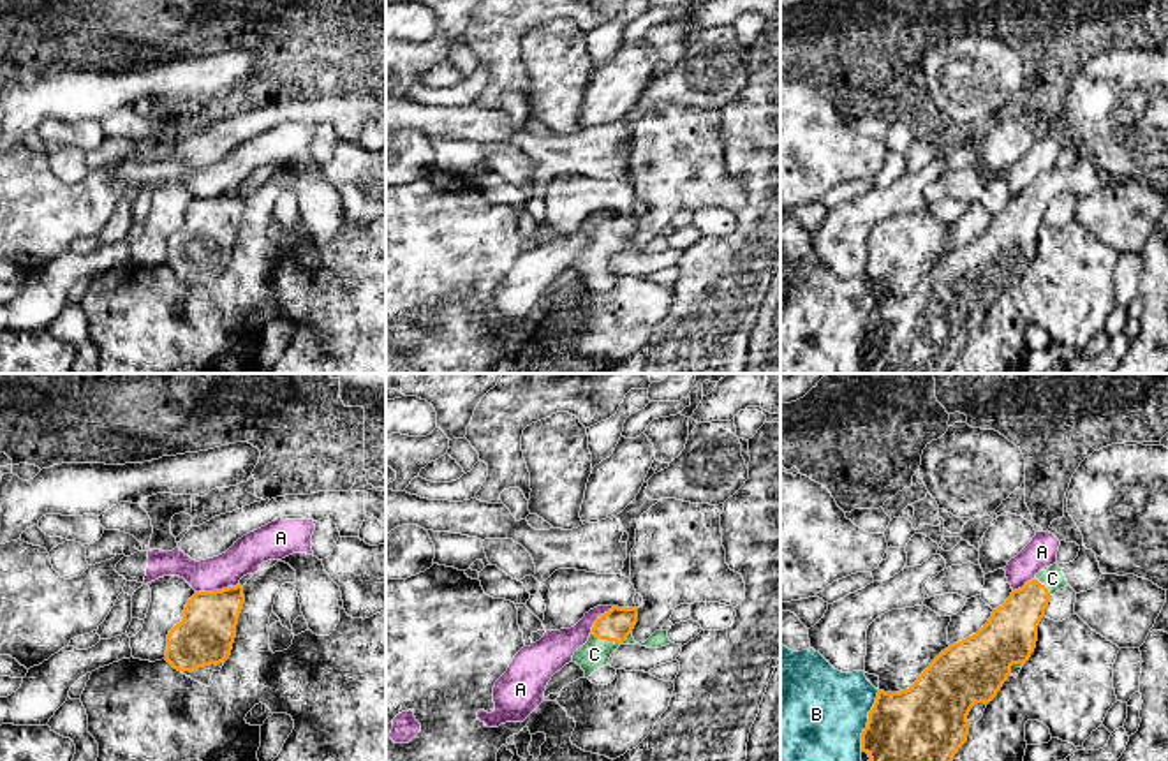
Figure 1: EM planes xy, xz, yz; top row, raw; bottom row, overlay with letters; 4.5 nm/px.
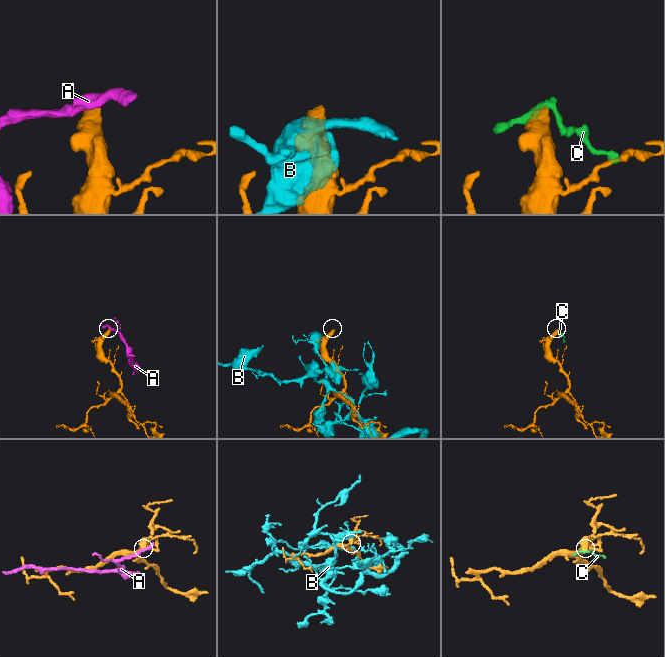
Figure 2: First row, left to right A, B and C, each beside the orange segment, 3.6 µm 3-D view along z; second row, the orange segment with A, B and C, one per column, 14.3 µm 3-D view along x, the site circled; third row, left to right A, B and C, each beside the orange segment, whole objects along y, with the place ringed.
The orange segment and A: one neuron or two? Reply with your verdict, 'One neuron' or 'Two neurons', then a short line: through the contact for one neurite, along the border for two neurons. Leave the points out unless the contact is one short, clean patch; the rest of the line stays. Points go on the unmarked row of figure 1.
Two neurons. Line: xy (238, 189), (212, 198), (196, 198)

